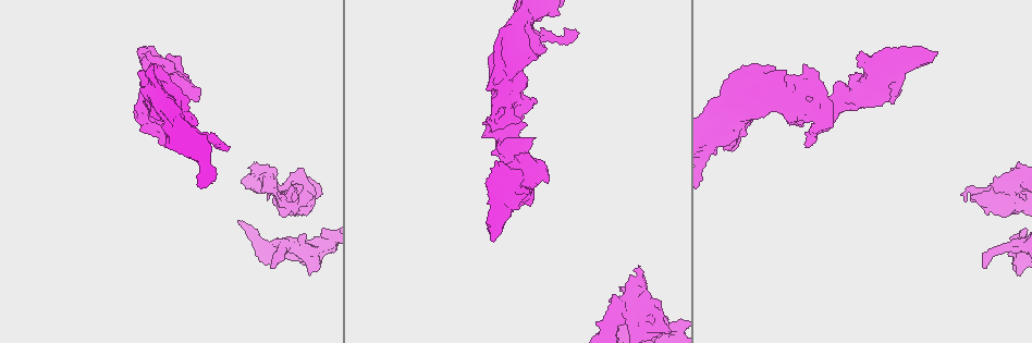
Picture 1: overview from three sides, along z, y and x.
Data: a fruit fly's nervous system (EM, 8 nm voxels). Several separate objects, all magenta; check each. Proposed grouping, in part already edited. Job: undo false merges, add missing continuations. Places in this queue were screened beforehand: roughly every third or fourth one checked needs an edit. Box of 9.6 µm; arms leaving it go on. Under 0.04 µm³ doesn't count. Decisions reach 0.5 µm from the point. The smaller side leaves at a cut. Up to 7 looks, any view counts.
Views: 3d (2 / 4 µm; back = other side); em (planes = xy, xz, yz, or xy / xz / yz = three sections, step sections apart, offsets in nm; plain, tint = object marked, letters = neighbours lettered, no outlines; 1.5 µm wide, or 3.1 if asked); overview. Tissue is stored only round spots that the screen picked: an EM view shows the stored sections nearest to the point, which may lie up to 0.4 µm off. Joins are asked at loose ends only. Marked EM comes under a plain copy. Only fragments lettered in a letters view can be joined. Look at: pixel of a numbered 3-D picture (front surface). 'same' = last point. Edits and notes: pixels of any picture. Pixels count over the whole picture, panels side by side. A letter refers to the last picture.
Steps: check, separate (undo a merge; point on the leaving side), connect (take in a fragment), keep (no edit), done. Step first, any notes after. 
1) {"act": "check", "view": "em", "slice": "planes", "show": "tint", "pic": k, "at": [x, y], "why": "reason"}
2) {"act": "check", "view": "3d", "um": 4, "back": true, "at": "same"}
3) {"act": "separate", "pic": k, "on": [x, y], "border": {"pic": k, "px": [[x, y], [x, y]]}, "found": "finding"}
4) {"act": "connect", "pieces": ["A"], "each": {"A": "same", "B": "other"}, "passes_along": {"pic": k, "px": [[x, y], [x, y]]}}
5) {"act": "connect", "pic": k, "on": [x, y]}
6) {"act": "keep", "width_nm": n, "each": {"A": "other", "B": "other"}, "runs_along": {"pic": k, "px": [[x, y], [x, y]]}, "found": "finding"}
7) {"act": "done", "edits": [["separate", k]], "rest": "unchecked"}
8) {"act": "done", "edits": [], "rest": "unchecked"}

{"act": "check", "view": "3d", "um": 4, "pic": 1, "at": [287, 202], "why": "free end"}

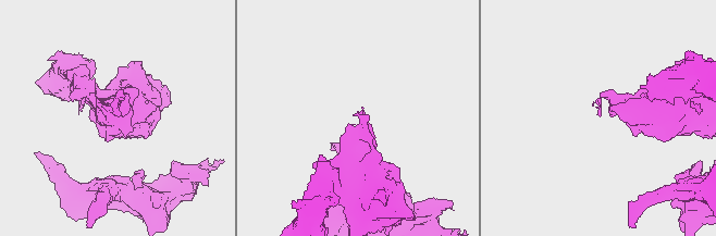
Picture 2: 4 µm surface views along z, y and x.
{"act": "check", "view": "em", "slice": "planes", "show": "letters", "pic": 2, "at": [600, 113], "why": "need the tissue"}

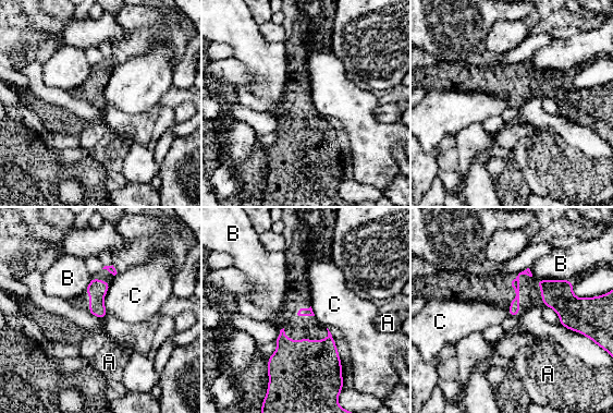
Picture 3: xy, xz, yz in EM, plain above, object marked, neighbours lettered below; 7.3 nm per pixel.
{"act": "keep", "each": {"A": "other", "B": "other", "C": "other"}, "border": {"pic": 3, "px": [[111, 283], [103, 302], [107, 315]]}, "found": "no lettered fragment goes on from it"}

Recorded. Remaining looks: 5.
{"act": "check", "view": "em", "slice": "planes", "show": "tint", "pic": 1, "at": [985, 267], "why": "an open end"}

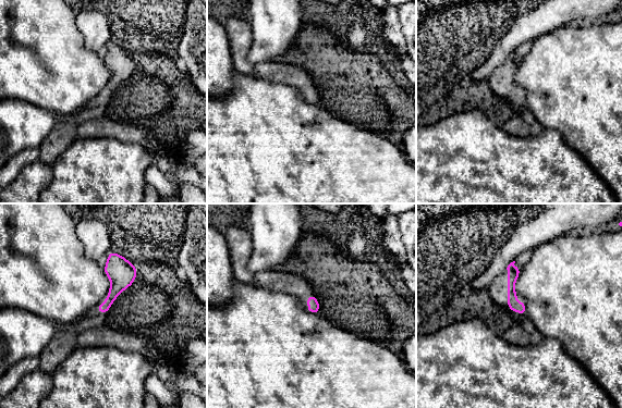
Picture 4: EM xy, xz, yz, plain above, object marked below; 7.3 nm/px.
{"act": "check", "view": "em", "slice": "planes", "show": "letters", "at": "same"}

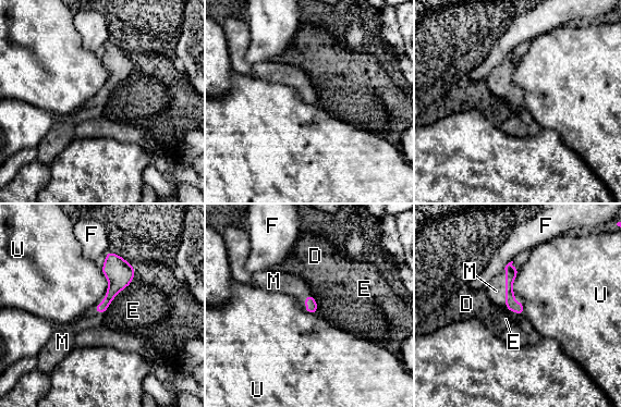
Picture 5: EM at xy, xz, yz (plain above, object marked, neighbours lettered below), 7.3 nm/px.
{"act": "connect", "pieces": ["M"], "longest_contact_nm": ["E", 420], "each": {"D": "other", "E": "other", "F": "other", "M": "same", "U": "other"}, "found": "it goes on there"}

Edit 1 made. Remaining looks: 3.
{"act": "done", "edits": [["connect", 5]], "rest": "unchecked"}

